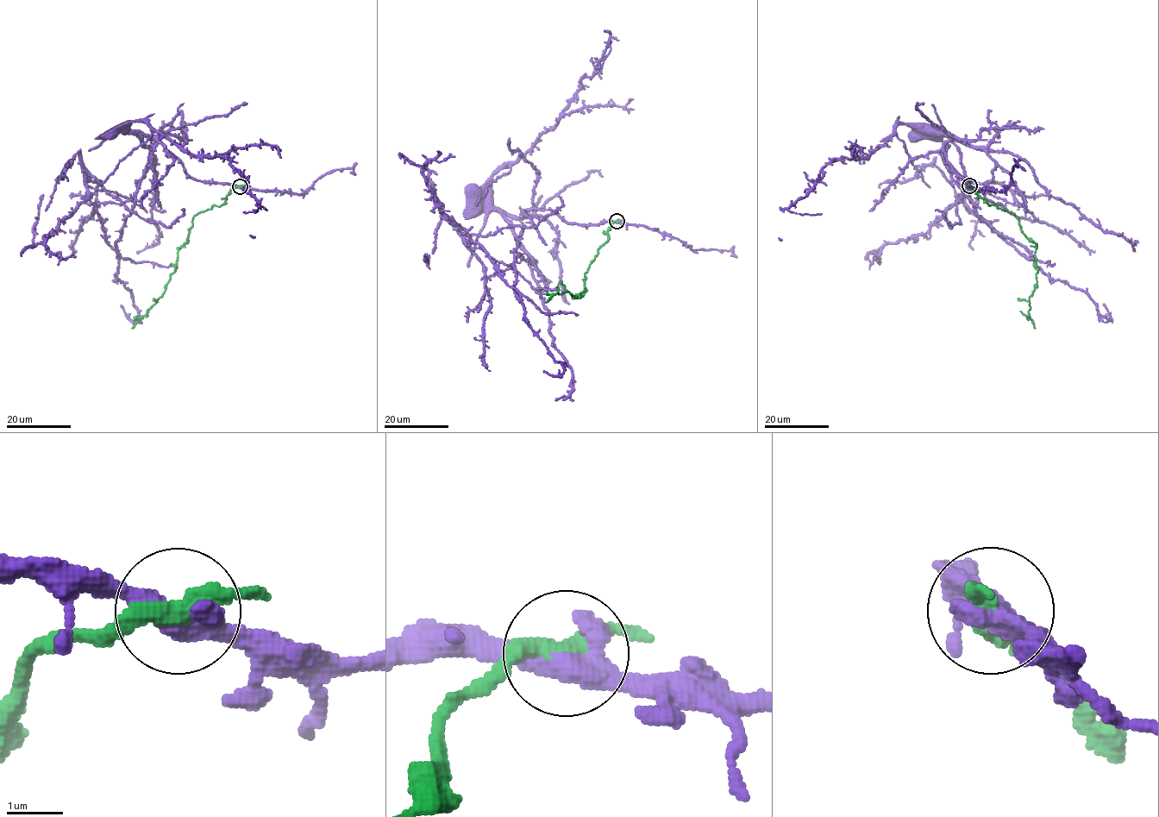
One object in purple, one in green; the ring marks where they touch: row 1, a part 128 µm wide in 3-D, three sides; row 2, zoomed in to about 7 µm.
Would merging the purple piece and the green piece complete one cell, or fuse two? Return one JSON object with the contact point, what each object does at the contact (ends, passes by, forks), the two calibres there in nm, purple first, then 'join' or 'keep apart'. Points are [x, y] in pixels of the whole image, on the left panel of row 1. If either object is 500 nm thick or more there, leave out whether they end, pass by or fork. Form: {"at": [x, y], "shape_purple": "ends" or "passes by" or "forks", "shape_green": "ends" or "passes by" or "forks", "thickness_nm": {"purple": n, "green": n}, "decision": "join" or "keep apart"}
{"at": [240, 186], "shape_purple": "passes by", "shape_green": "passes by", "thickness_nm": {"purple": 480, "green": 320}, "decision": "keep apart"}

